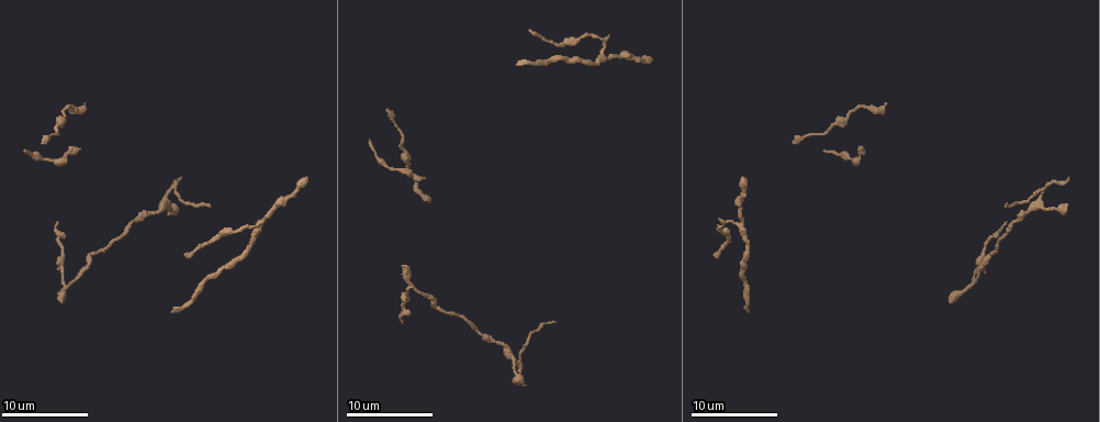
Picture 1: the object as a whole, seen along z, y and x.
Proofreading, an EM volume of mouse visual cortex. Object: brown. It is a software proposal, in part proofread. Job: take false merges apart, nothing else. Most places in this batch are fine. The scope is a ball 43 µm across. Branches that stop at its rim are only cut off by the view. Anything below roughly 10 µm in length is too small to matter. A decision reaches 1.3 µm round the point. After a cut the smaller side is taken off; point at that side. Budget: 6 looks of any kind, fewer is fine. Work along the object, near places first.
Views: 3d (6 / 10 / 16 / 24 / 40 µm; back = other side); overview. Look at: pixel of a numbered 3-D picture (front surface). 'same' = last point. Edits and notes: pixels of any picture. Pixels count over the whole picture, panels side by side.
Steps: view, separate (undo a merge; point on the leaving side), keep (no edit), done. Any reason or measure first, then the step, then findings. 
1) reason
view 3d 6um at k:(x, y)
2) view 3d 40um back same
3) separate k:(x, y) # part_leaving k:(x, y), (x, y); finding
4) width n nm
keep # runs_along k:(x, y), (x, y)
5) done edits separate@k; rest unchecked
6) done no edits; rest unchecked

calibre changes
view 3d 6um at 1:(426, 198)

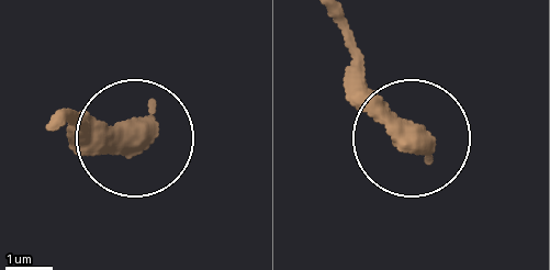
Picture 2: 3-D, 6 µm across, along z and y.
view 3d 6um back at 2:(124, 144)

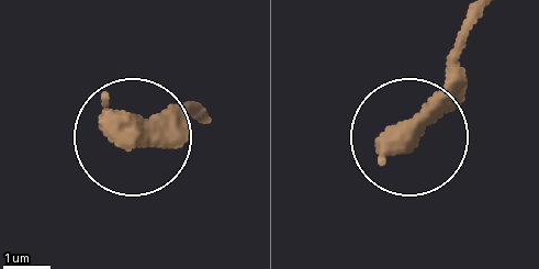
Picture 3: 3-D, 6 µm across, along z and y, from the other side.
keep # runs_along 3:(476, 19), (457, 89), (418, 133); one cell here

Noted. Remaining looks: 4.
thick turns thin
view 3d 6um at 1:(59, 161)

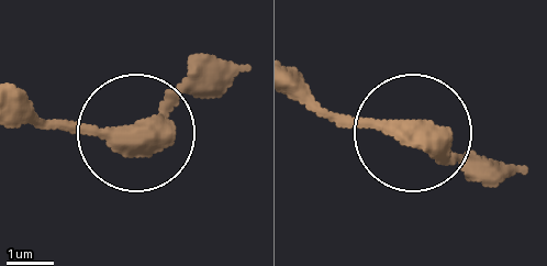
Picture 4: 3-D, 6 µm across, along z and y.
view 3d 6um back at 4:(404, 139)

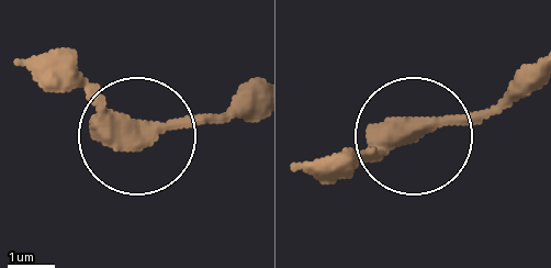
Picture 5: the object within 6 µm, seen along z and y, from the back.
keep # continuous, no second cell

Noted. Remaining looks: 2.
a narrow waist
view 3d 10um at 1:(155, 213)

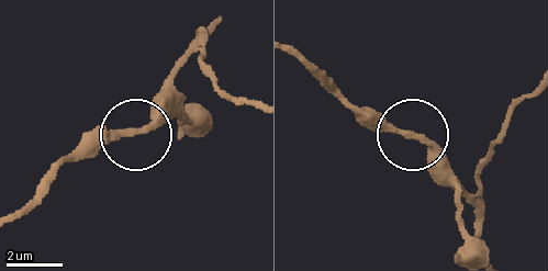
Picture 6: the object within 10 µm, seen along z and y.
keep # one cell here

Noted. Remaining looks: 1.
done no edits; rest unchecked

